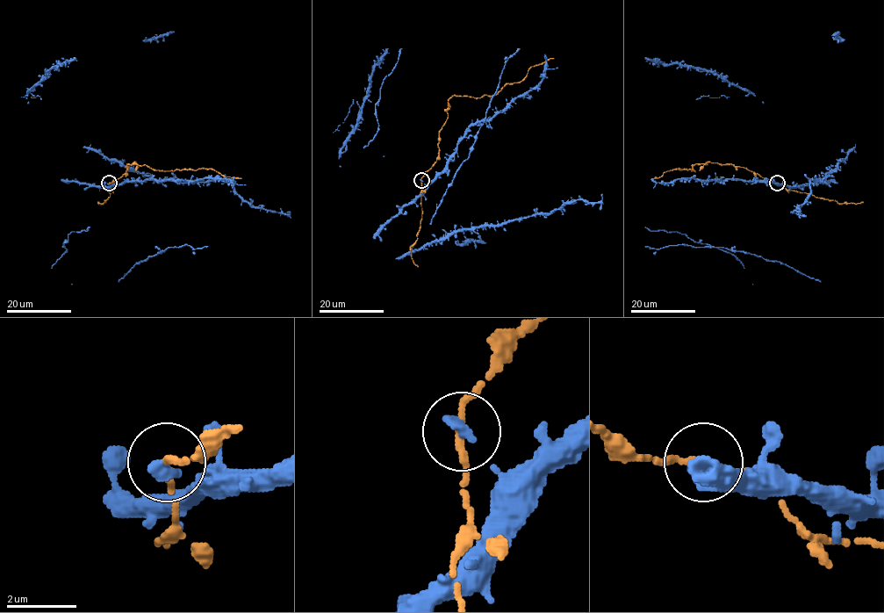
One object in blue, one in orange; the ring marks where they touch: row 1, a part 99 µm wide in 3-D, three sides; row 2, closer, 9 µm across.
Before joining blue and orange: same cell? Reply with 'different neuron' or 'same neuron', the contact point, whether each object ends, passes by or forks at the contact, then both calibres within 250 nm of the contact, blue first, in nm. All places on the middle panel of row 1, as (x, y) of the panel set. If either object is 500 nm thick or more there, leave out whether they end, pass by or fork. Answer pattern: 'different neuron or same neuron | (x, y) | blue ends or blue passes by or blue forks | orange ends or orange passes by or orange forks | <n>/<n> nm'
different neuron | (421, 180) | blue ends | orange passes by | 360/200 nm

